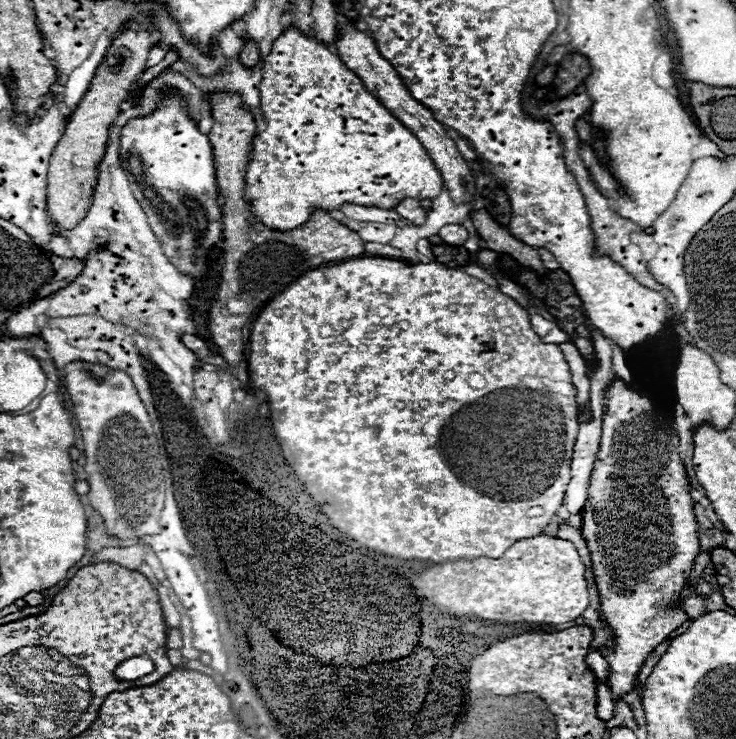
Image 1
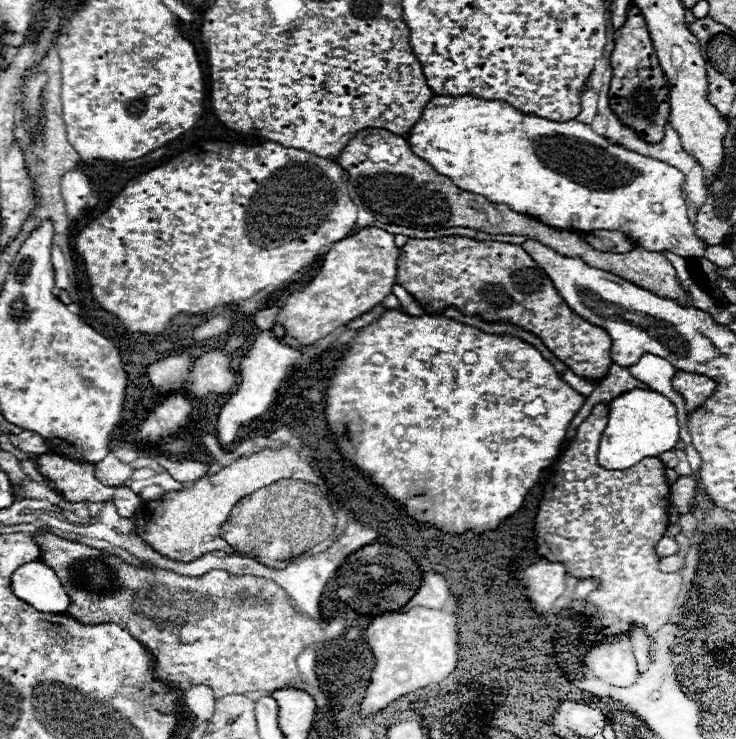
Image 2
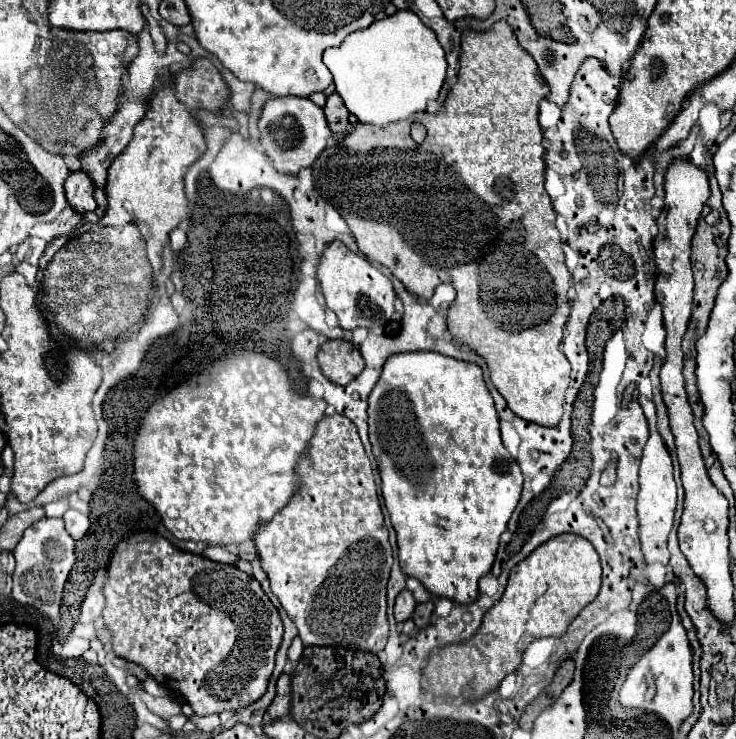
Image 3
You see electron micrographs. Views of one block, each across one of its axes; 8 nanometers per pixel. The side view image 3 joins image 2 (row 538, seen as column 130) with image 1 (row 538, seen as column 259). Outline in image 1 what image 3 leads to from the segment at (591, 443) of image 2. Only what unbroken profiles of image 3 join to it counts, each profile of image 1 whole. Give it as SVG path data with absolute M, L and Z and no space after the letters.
M614 378L604 390L606 412L602 418L600 446L588 486L588 502L582 508L582 538L590 552L594 582L600 594L600 618L612 630L612 646L598 648L608 660L608 686L614 700L620 700L638 682L638 672L648 654L668 638L684 620L686 610L680 608L680 592L686 586L694 560L700 552L698 522L694 516L694 500L690 496L690 482L680 458L680 440L674 428L662 426L654 412L652 400L644 392L636 392L624 380Z

